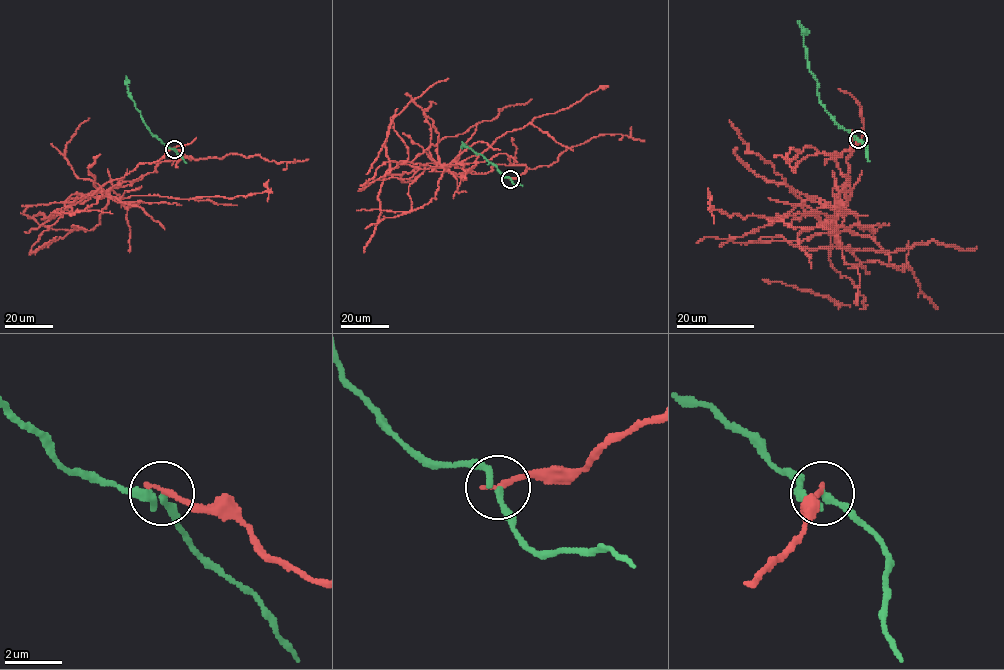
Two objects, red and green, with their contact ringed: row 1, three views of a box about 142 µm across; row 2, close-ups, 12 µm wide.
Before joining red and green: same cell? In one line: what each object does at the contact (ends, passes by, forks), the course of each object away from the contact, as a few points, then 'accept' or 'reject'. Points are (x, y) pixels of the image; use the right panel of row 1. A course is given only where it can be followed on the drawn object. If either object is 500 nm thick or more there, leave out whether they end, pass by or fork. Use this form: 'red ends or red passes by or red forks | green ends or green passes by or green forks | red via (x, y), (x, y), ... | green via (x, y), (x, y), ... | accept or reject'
red ends | green passes by | red via (858, 139), (848, 151), (835, 152), (849, 178), (850, 199), (836, 219), (729, 216), (711, 207), (707, 189) | green via (858, 139), (837, 123), (819, 101), (817, 81), (809, 68), (803, 28), (798, 21) | reject

